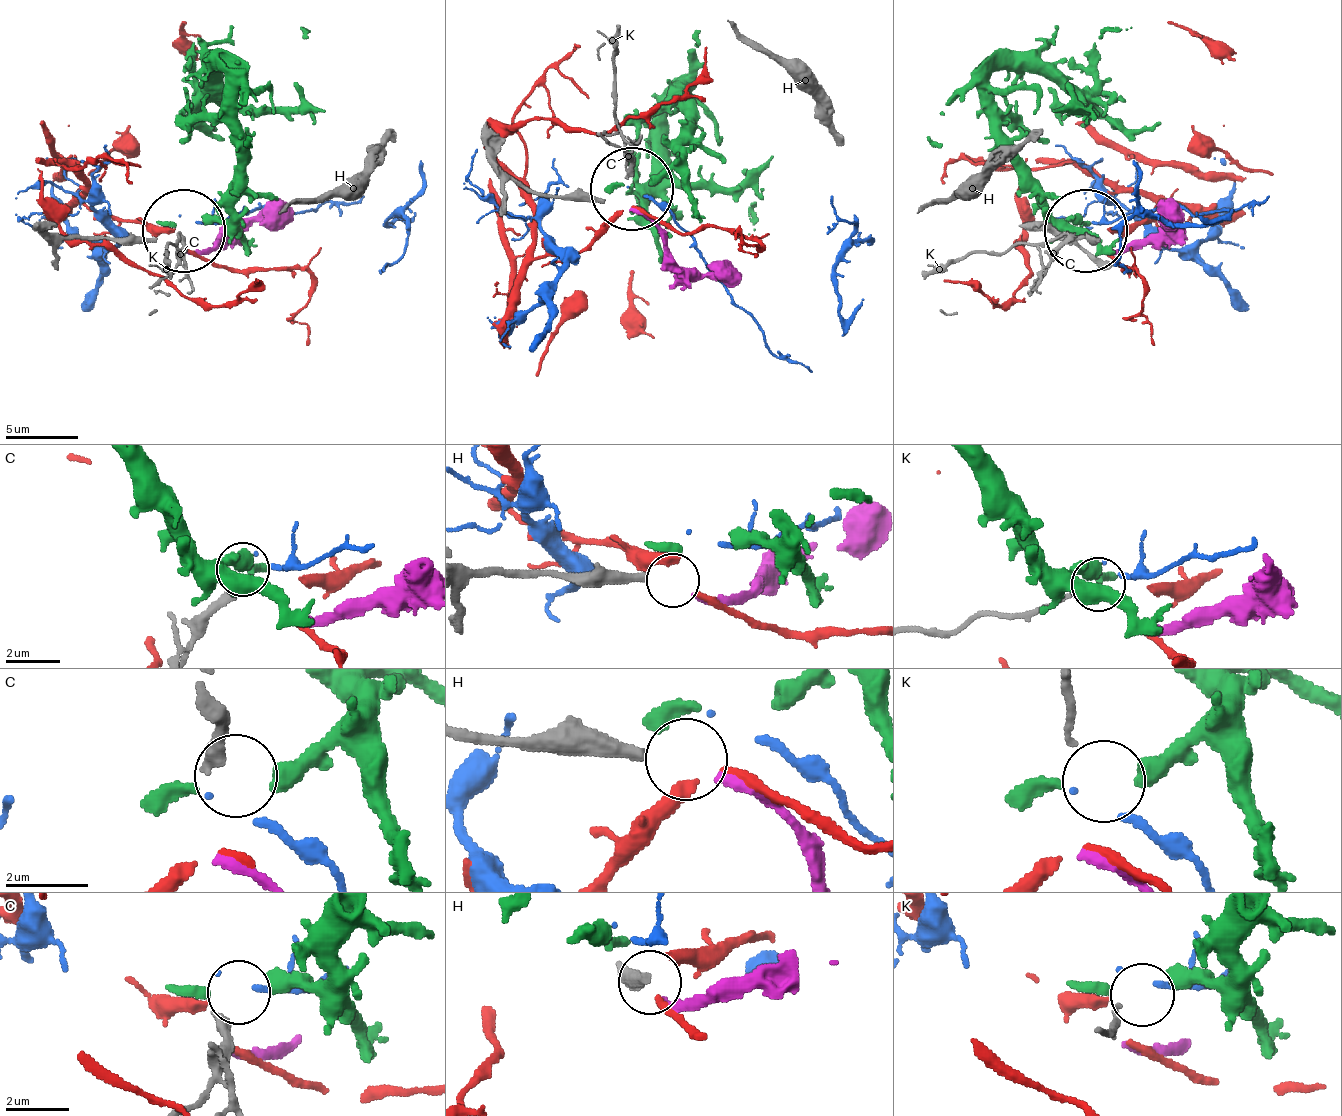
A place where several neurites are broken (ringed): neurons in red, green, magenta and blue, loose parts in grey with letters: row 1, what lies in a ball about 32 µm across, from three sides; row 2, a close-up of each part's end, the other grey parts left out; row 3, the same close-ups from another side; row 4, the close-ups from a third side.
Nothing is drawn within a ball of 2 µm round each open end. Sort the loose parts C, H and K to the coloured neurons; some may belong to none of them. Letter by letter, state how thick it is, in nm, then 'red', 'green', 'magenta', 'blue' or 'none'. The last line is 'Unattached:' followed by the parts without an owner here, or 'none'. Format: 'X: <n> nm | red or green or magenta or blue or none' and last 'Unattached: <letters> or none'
C: 320 nm | none
H: 320 nm | magenta
K: 140 nm | blue
Unattached: C

